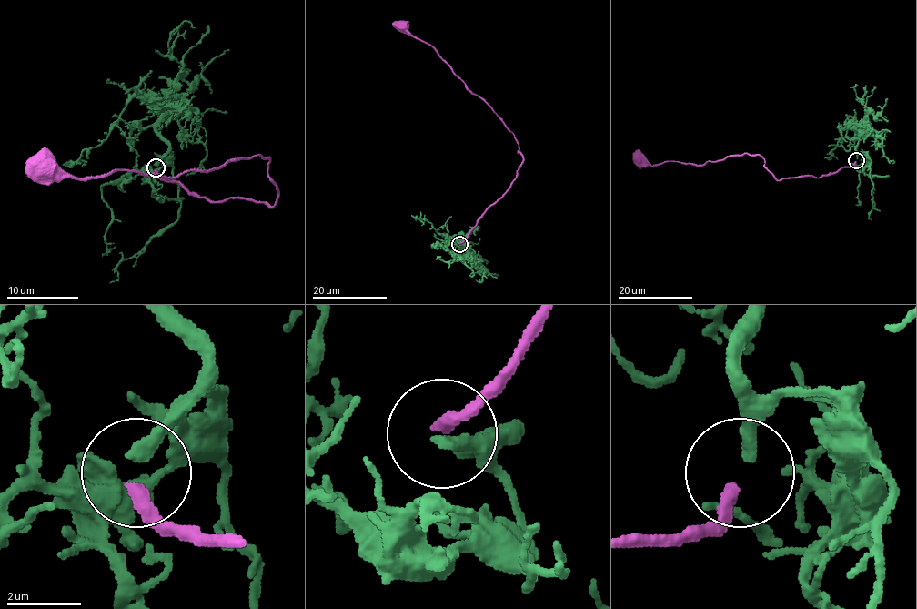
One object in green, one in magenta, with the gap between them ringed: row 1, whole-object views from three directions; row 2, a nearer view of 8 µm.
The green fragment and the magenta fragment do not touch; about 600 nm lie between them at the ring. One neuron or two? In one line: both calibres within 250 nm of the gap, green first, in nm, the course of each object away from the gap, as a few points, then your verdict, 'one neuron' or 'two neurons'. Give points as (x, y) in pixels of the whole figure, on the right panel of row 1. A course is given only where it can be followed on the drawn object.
calibres 360 and 380 nm; course green (856, 159), (859, 132), (853, 122), (841, 143), (827, 158); course magenta (855, 161), (816, 177), (778, 179), (760, 156), (747, 154), (702, 165), (666, 161), (655, 166), (637, 158); one neuron

